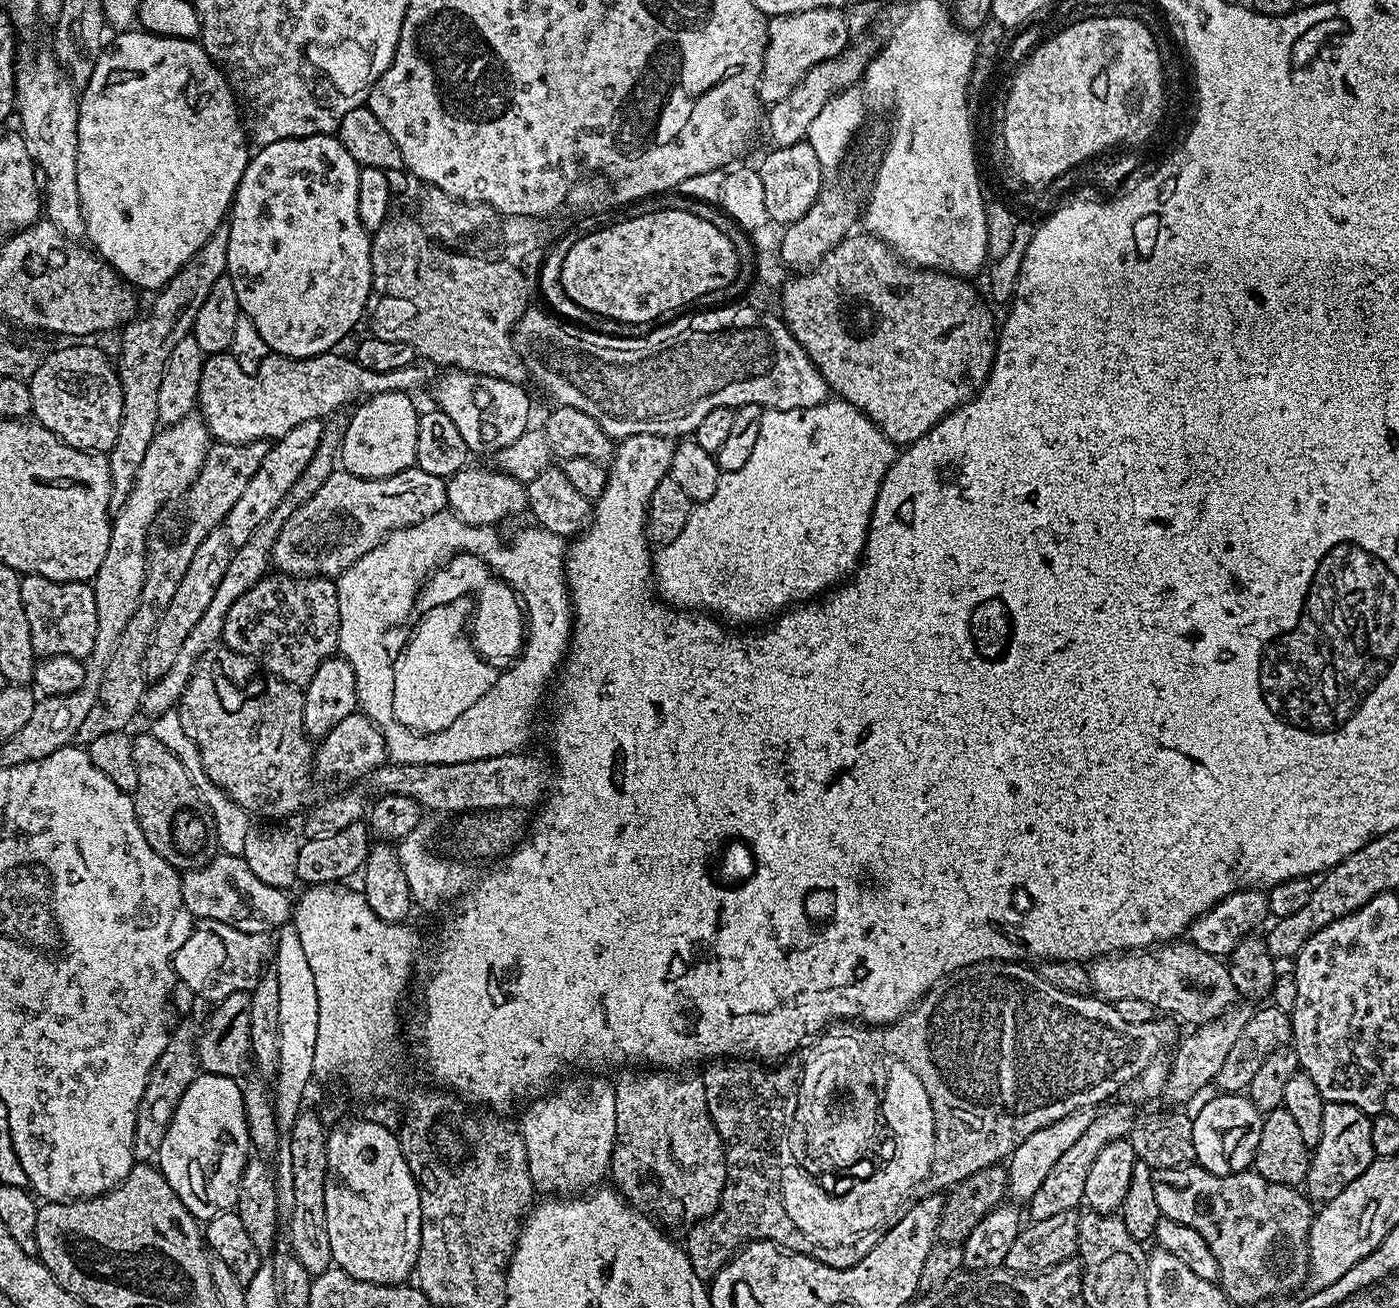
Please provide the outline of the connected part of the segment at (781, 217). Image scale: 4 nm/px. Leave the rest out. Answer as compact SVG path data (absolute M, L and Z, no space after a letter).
M807 139L800 140L794 145L773 147L771 151L772 153L761 164L758 164L762 187L766 190L766 214L773 225L787 226L798 222L808 213L810 206L814 206L814 202L820 197L821 188L825 187L826 177L818 162L818 154L814 154L814 150L808 144Z

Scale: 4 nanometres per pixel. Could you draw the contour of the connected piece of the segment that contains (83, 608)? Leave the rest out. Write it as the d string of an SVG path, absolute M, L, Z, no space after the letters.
M24 574L20 577L20 589L30 622L30 642L34 642L37 657L69 656L84 660L92 653L98 636L98 616L91 583L58 582Z

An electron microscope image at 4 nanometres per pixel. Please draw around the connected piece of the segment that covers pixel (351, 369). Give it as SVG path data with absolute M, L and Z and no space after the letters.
M333 350L301 360L269 354L255 372L242 370L228 352L209 355L202 370L199 415L221 444L253 444L255 440L272 442L298 426L298 422L324 420L338 408L355 405L361 398L383 392L412 394L415 388L424 384L424 372L416 364L402 370L375 372L357 364L351 355L339 356L338 353Z

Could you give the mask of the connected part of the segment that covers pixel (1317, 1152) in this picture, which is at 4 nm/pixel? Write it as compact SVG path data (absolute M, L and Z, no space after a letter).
M1325 1103L1322 1110L1322 1136L1318 1146L1311 1149L1306 1179L1306 1192L1313 1201L1334 1199L1372 1165L1374 1146L1370 1146L1371 1121L1372 1117L1358 1110L1358 1106Z

